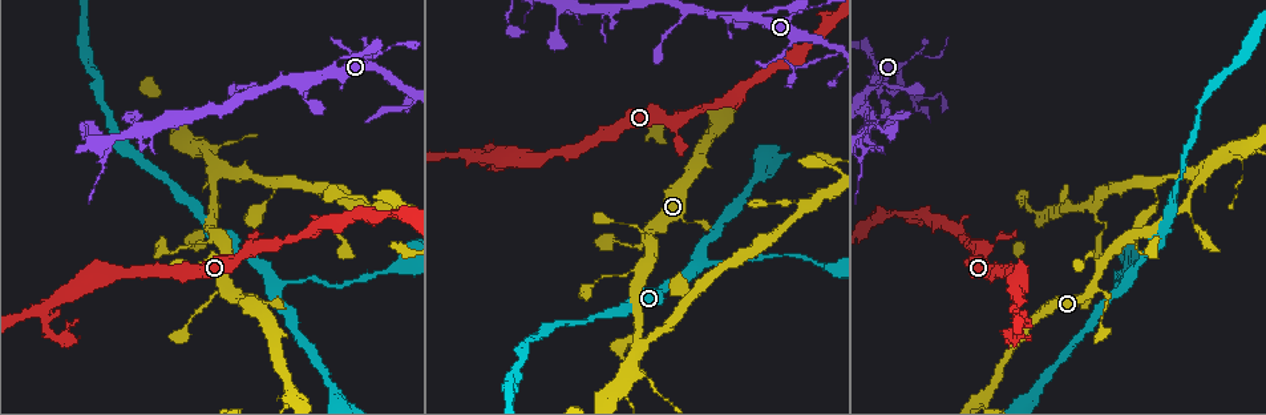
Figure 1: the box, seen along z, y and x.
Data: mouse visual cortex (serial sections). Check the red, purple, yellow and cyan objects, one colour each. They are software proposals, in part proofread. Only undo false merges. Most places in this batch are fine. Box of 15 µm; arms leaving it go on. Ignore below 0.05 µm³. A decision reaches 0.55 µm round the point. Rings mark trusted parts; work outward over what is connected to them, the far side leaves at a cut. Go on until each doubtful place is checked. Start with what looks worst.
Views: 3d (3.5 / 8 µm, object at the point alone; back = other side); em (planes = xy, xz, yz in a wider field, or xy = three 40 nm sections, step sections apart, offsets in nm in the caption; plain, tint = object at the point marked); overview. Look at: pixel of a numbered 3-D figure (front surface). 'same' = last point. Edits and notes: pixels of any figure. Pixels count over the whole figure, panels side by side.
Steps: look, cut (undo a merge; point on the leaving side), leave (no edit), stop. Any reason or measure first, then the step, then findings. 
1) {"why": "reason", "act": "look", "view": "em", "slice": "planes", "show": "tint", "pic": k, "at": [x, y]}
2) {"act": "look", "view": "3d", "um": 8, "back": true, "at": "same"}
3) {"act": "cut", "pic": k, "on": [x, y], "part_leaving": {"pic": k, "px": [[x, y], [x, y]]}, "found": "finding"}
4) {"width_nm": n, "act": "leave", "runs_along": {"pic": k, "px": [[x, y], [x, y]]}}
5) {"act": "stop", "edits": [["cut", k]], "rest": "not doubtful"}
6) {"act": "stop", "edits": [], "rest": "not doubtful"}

{"why": "sharp bend", "act": "look", "view": "3d", "um": 3.5, "pic": 1, "at": [60, 334]}

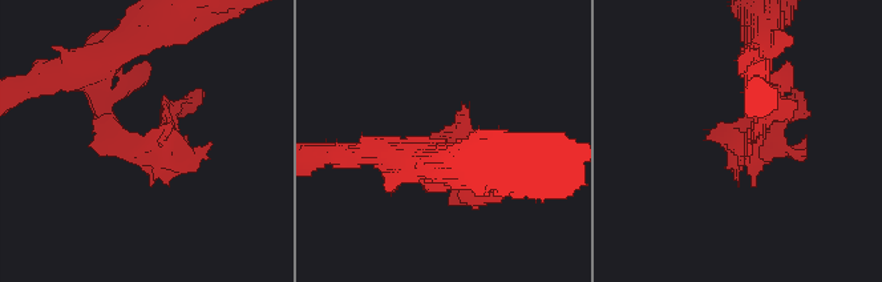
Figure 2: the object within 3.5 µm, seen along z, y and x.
{"why": "now the EM", "act": "look", "view": "em", "slice": "xy", "step": 5, "show": "tint", "pic": 2, "at": [738, 146]}

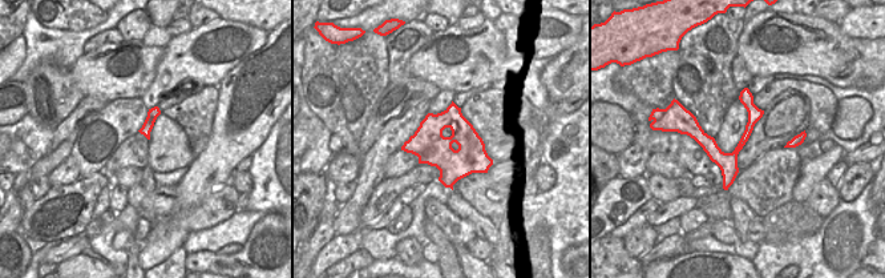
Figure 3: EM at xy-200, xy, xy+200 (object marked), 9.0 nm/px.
{"act": "leave", "runs_along": {"pic": 2, "px": [[399, 170], [460, 137], [476, 194]]}, "found": "continuous, no second cell"}

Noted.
{"why": "arms part here", "act": "look", "view": "3d", "um": 3.5, "pic": 1, "at": [378, 57]}

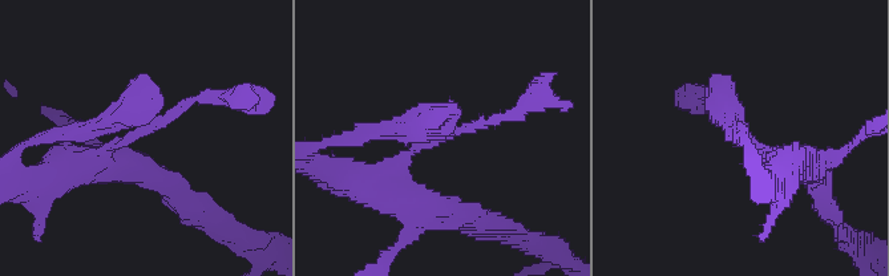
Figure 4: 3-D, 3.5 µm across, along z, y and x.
{"act": "look", "view": "em", "slice": "xy", "step": 1, "show": "tint", "pic": 4, "at": [142, 132]}

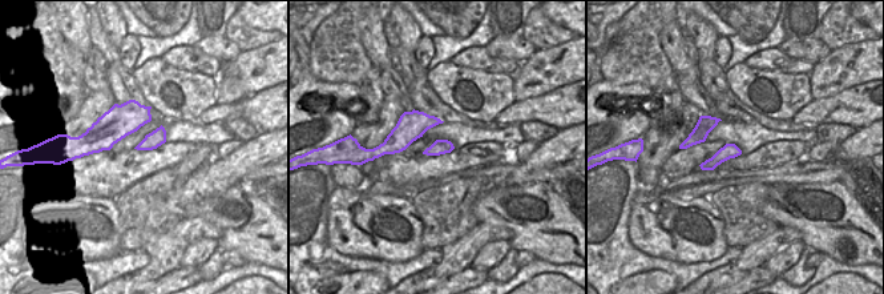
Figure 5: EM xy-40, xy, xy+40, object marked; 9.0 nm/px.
{"why": "cut it another way", "act": "look", "view": "em", "slice": "planes", "show": "tint", "at": "same"}

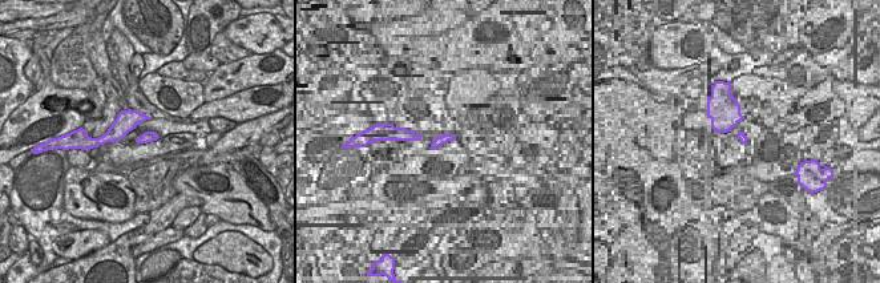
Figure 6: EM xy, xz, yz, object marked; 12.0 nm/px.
{"act": "leave", "runs_along": {"pic": 4, "px": [[788, 167], [730, 122], [712, 77]]}, "found": "all the same cell"}

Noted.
{"why": "abrupt turn", "act": "look", "view": "3d", "um": 3.5, "pic": 1, "at": [1124, 266]}

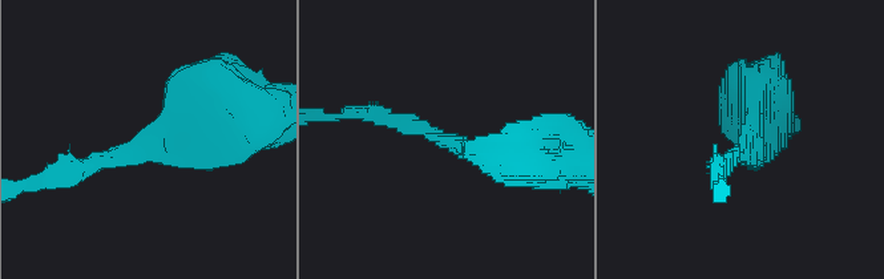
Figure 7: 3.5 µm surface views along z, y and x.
{"arms": 3, "arm_widths_nm": [200, 250, 350], "why": "shape alone is not enough", "act": "look", "view": "em", "slice": "xy", "step": 1, "show": "plain", "pic": 7, "at": [450, 142]}

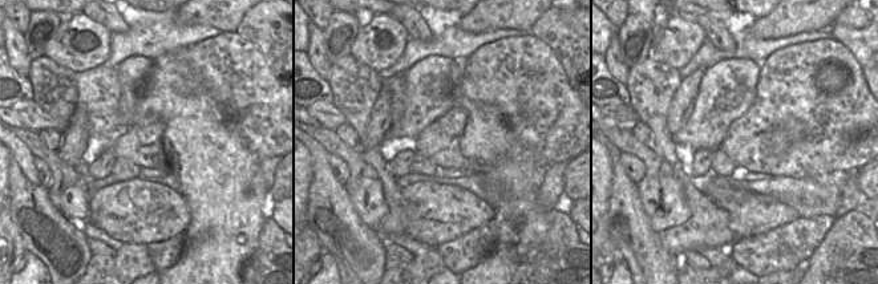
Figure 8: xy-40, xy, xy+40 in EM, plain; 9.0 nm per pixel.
{"act": "look", "view": "em", "slice": "xy", "step": 1, "show": "tint", "at": "same"}

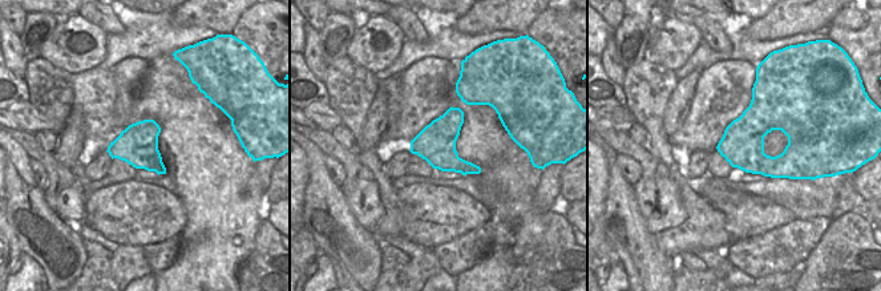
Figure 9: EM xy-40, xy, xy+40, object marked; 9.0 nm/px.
{"act": "leave", "found": "one cell here"}

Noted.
{"act": "stop", "edits": [], "rest": "not doubtful"}

